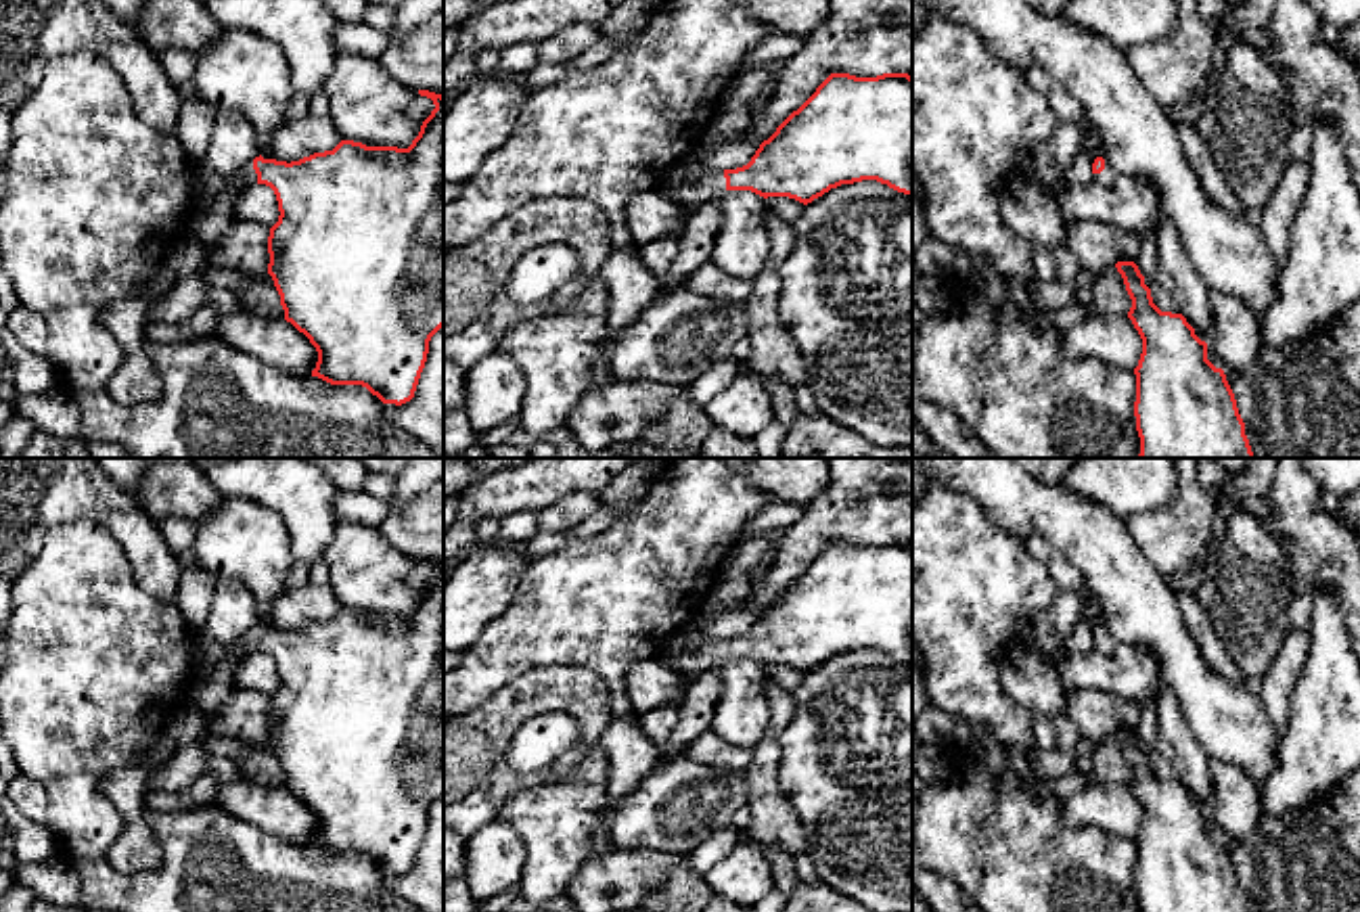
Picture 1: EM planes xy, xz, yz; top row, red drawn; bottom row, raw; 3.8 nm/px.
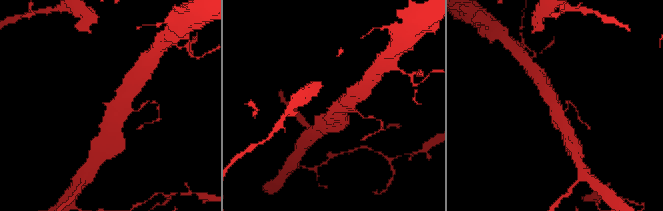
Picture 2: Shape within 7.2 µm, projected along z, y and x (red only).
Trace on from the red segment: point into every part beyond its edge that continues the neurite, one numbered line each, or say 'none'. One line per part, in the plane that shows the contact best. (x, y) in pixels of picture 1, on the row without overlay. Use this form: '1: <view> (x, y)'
1: xy (206, 653)

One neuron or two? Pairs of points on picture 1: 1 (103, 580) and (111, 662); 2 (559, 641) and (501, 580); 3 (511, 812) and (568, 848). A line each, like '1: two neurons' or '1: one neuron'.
1: one neuron
2: two neurons
3: one neuron

